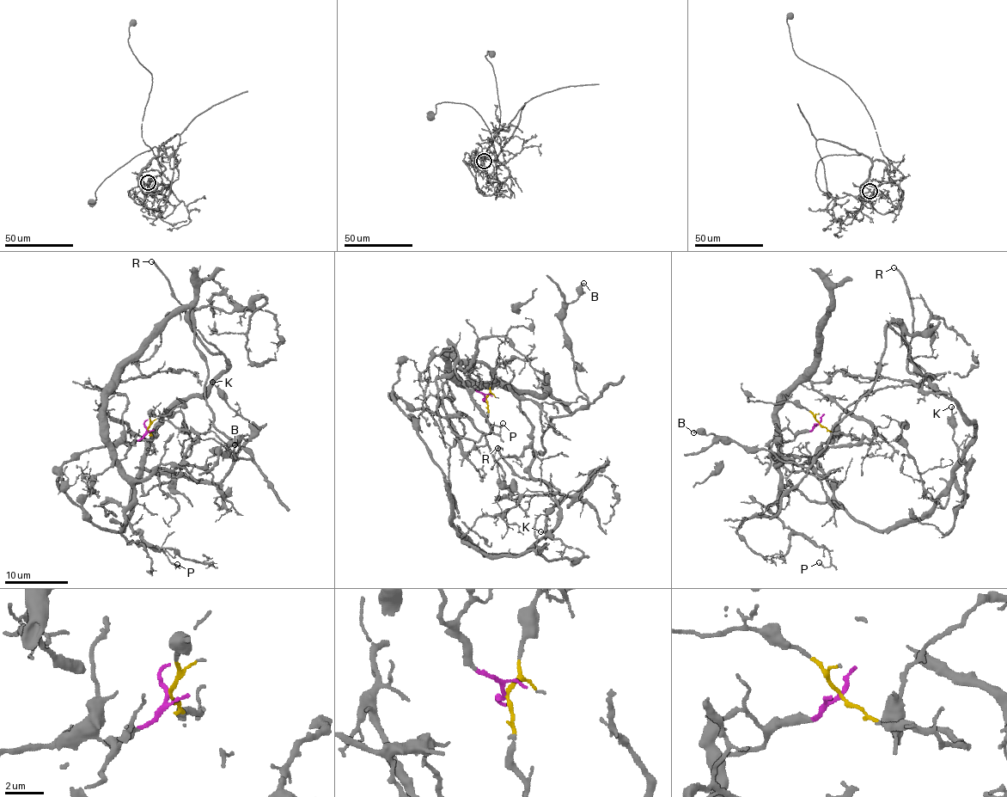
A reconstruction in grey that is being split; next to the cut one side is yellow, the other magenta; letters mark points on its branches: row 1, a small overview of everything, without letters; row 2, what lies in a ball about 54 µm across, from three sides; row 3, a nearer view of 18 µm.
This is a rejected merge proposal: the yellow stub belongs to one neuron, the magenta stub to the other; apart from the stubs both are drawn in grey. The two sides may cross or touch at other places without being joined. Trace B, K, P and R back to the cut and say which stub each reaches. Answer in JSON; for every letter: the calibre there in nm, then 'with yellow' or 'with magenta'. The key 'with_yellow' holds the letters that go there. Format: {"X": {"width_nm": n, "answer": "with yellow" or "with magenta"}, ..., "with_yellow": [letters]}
{"B": {"width_nm": 280, "answer": "with yellow"}, "K": {"width_nm": 120, "answer": "with yellow"}, "P": {"width_nm": 120, "answer": "with magenta"}, "R": {"width_nm": 180, "answer": "with yellow"}, "with_yellow": ["B", "K", "R"]}

